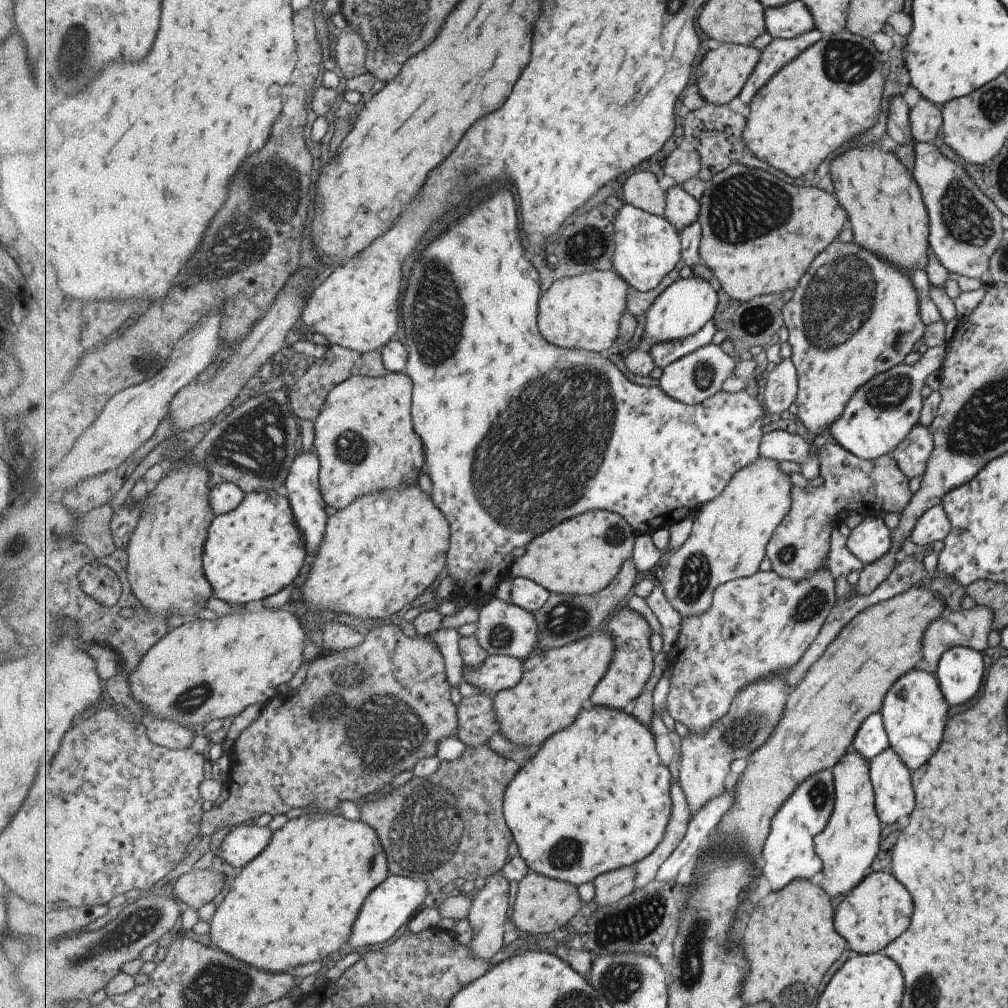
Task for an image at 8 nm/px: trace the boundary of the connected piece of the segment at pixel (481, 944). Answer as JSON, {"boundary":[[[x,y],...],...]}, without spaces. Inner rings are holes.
{"boundary":[[[498,874],[491,875],[475,897],[468,912],[467,919],[473,929],[473,938],[468,945],[473,958],[481,958],[485,962],[491,962],[504,955],[504,936],[507,932],[506,924],[509,921],[509,908],[511,908],[509,906],[509,880]]]}

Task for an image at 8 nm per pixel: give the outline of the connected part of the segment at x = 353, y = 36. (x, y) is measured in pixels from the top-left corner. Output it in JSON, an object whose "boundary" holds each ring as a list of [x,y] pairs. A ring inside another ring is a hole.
{"boundary":[[[350,24],[341,30],[334,52],[343,80],[353,80],[368,73],[367,42]]]}

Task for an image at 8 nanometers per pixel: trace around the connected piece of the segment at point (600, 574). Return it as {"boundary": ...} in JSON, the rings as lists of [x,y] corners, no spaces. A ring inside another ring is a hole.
{"boundary":[[[605,509],[585,512],[531,540],[525,554],[515,558],[509,576],[531,579],[552,593],[570,598],[594,595],[618,578],[623,564],[633,557],[638,535],[630,521],[619,513]]]}

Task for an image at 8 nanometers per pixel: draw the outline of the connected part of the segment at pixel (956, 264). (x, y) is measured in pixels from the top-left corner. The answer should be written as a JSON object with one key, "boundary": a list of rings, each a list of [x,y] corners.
{"boundary":[[[915,142],[914,164],[910,173],[927,211],[927,242],[939,264],[947,272],[981,278],[981,274],[987,273],[991,254],[1004,231],[999,209],[975,188],[959,163],[949,160],[929,142]]]}

